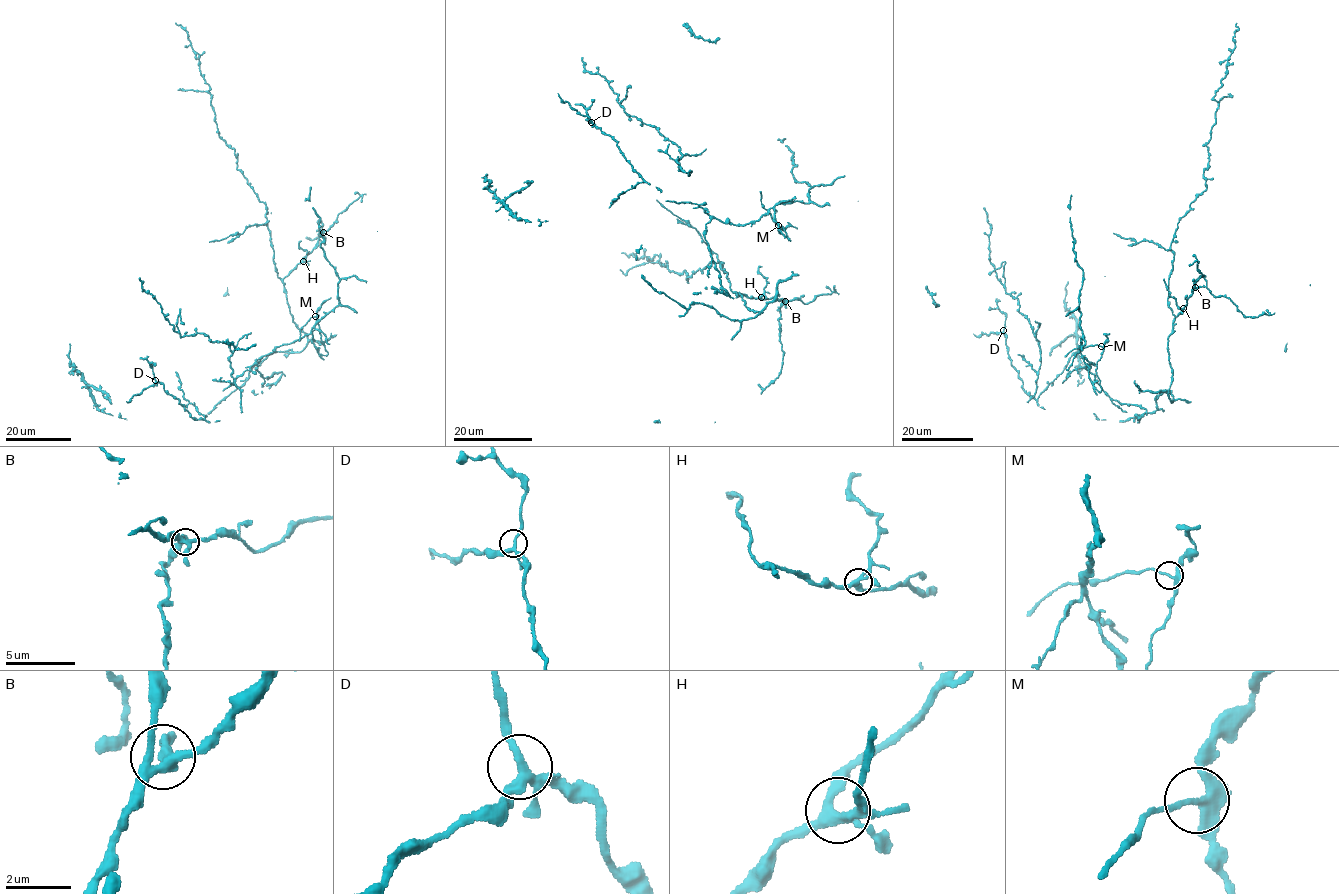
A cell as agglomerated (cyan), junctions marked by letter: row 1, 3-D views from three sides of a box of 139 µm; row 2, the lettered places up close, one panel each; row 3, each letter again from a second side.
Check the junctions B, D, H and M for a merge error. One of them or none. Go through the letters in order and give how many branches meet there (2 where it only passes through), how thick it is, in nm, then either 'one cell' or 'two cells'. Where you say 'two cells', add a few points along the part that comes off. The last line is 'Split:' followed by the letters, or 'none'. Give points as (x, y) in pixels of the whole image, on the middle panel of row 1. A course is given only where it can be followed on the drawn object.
B: 4 | 320 nm | one cell
D: 4 | 240 nm | one cell
H: 4 | 300 nm | one cell
M: 4 | 220 nm | two cells | (778, 225), (761, 202), (760, 191)
Split: M

